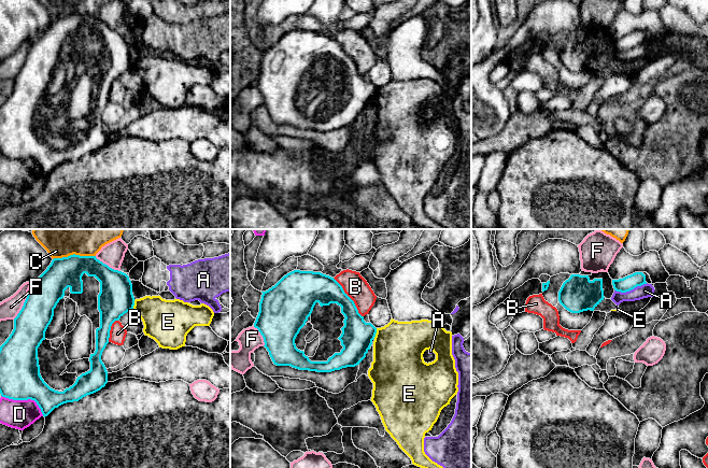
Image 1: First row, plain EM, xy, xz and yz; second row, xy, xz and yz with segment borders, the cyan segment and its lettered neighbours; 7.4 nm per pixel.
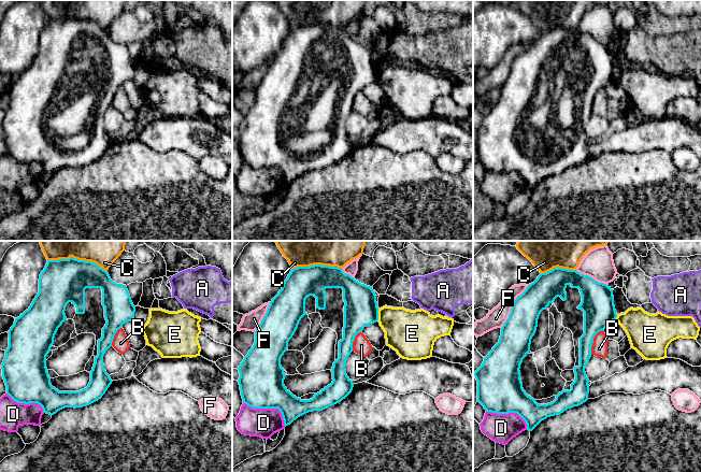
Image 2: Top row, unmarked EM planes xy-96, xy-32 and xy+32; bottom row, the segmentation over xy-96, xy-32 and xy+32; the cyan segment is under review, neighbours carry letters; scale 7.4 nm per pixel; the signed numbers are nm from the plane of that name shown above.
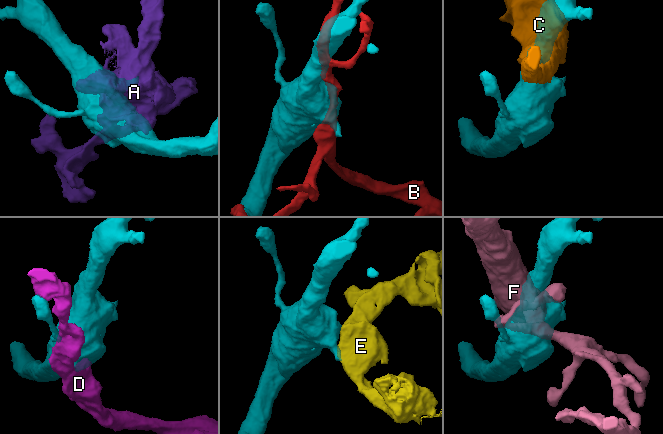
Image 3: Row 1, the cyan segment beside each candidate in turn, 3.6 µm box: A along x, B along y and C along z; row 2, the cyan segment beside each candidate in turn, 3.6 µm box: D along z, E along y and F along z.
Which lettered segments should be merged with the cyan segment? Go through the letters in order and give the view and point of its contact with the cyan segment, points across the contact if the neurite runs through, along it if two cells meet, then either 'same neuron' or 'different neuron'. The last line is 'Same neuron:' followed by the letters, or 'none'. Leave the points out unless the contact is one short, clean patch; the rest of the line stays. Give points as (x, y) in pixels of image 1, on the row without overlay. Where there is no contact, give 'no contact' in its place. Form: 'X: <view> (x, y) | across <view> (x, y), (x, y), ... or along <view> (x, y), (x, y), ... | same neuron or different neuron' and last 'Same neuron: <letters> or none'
A: yz (631, 48) | along yz (647, 42), (625, 51), (614, 50) | different neuron
B: xz (349, 56) | different neuron
C: xy (73, 13) | different neuron
D: xy (25, 158) | different neuron
E: xz (376, 91) | along xz (377, 87), (373, 97) | different neuron
F: xy (25, 59) | different neuron
Same neuron: none

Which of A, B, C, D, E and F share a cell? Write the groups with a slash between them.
A / B / C / D / E / F

